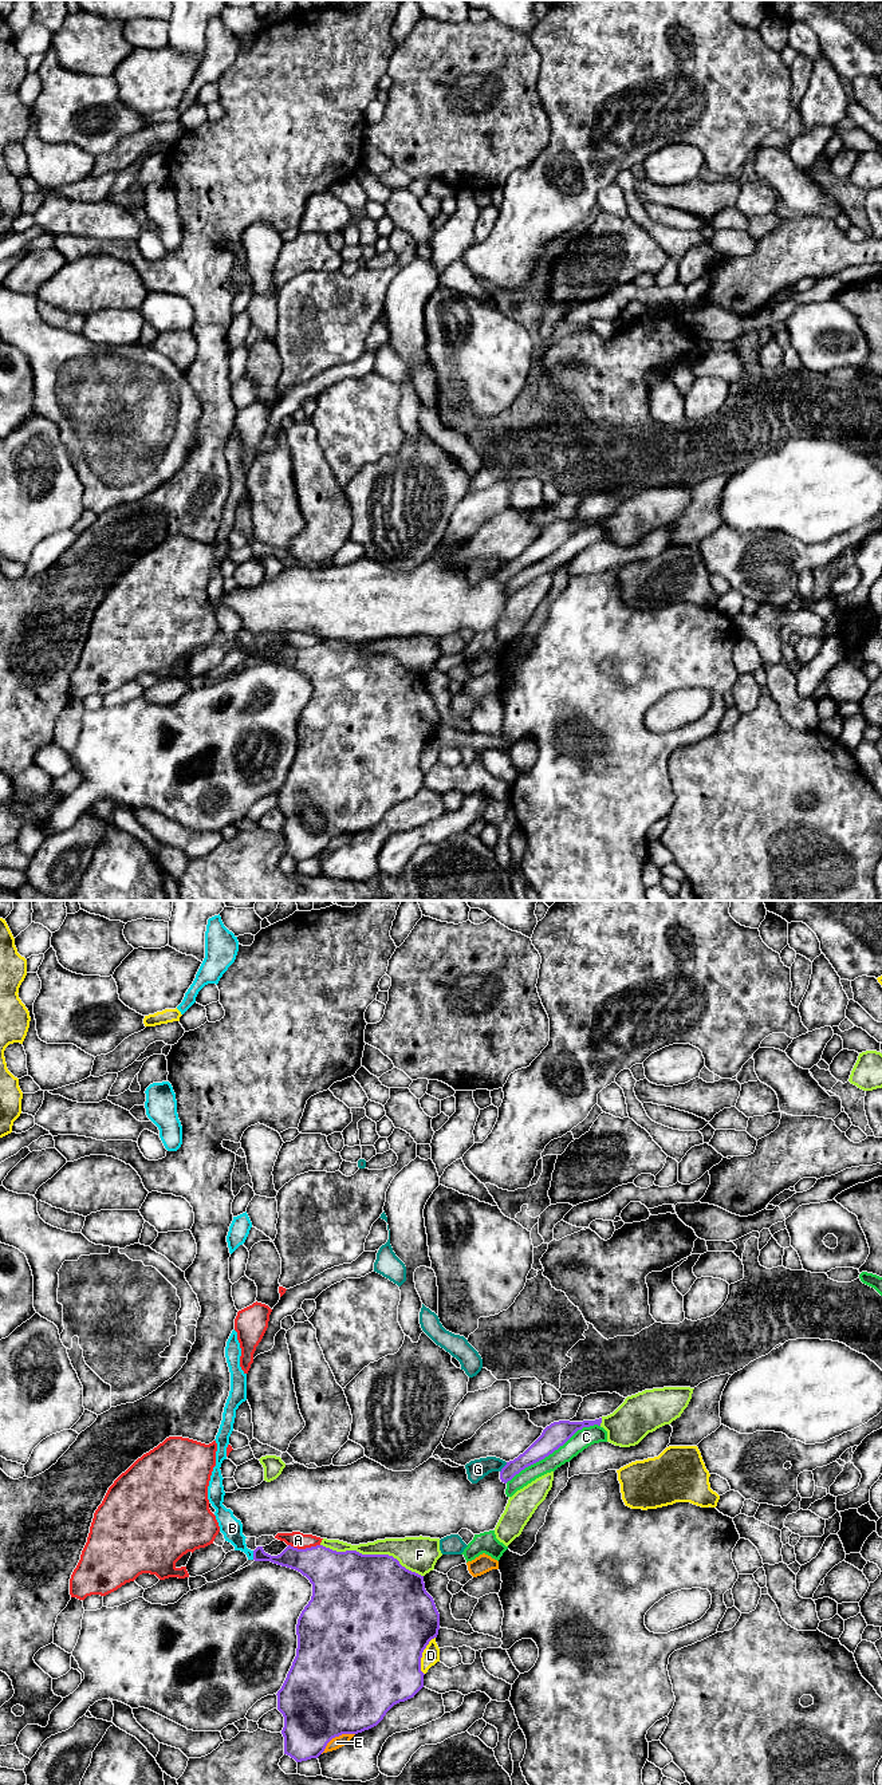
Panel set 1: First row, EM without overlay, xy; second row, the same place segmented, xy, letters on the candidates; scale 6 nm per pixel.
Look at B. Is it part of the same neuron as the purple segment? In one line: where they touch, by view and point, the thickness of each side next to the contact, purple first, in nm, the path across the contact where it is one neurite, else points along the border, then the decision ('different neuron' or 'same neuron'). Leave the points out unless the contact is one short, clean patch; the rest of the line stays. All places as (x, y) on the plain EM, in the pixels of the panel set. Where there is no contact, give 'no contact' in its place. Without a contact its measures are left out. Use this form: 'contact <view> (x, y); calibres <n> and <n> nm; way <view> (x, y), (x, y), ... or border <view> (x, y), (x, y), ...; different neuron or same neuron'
contact xy (254, 654); calibres 130 and 130 nm; way xy (291, 657), (271, 658), (254, 654), (239, 642), (232, 627); same neuron

